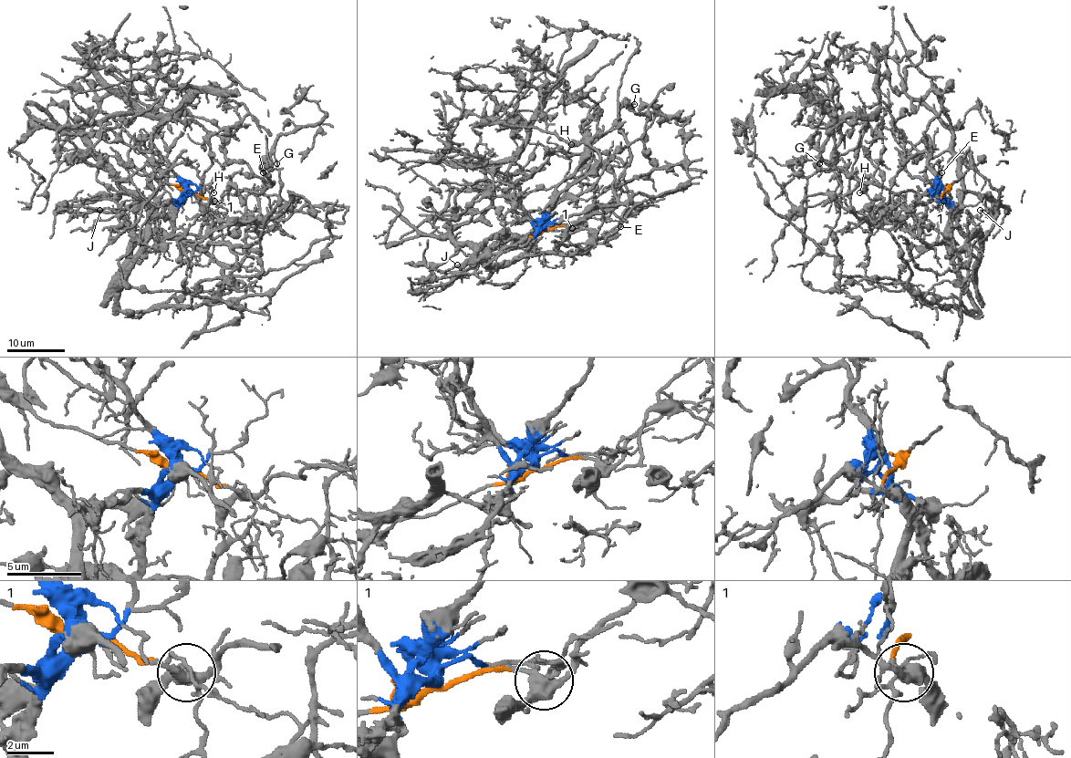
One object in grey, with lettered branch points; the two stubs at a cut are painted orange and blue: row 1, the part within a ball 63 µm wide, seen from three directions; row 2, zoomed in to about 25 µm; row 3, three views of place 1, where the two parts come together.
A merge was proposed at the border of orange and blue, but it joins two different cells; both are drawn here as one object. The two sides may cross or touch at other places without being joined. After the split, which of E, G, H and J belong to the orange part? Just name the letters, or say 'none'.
G, H

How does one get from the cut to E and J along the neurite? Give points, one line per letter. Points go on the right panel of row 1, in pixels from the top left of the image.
E: (946, 192), (947, 205), (967, 234), (963, 248), (944, 234), (953, 216), (950, 195), (937, 187), (941, 172)
J: (946, 192), (946, 202), (957, 226), (967, 234), (985, 234), (993, 223), (989, 210), (981, 210)

